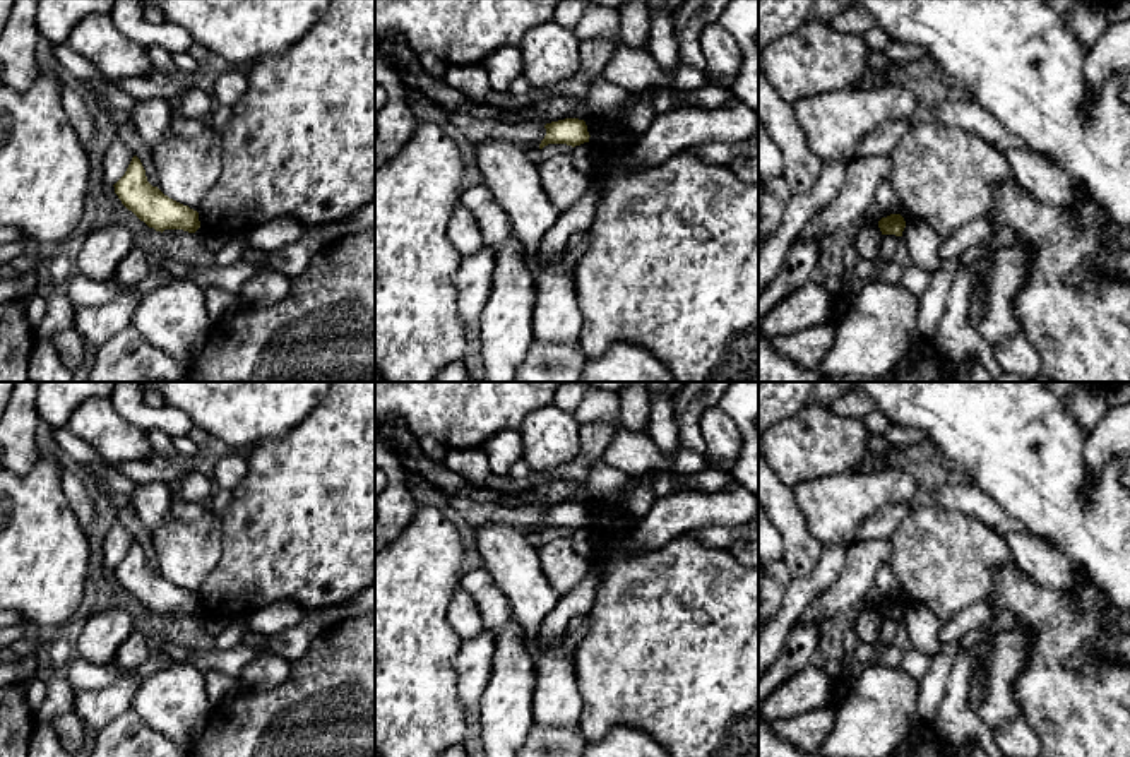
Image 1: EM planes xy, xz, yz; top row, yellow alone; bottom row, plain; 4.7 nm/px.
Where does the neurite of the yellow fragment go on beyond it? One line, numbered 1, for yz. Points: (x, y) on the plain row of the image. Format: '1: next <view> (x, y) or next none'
1: next none

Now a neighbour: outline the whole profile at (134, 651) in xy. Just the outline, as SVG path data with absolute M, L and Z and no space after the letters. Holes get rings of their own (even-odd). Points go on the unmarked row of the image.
M134 630L116 651L113 663L125 670L134 670L144 665L149 658L151 647L147 639L139 630Z

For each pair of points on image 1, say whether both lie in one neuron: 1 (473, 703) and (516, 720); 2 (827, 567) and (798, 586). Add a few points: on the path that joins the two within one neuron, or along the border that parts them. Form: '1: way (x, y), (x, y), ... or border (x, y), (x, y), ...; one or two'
1: border (490, 665), (490, 680), (481, 696), (478, 715); two
2: way (820, 574), (805, 586); one

